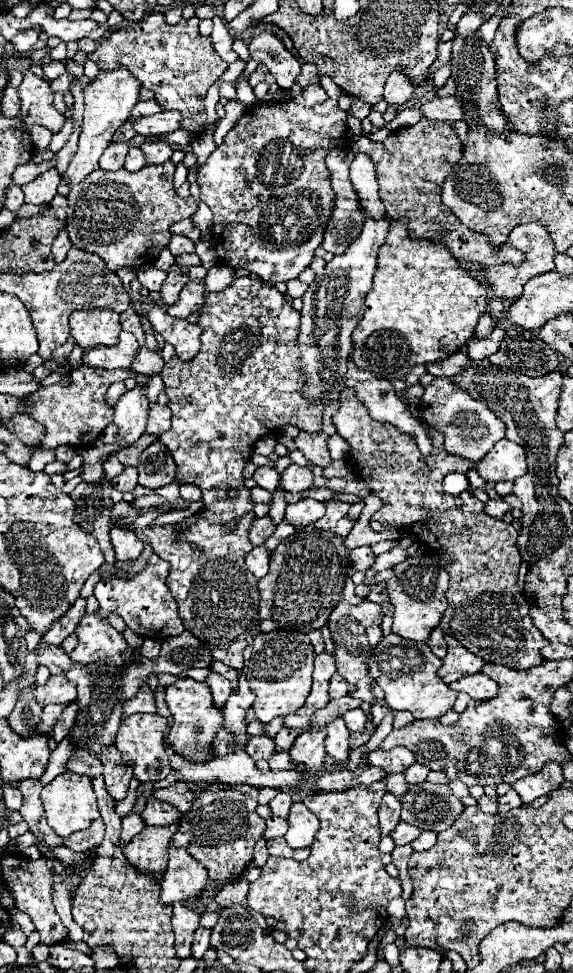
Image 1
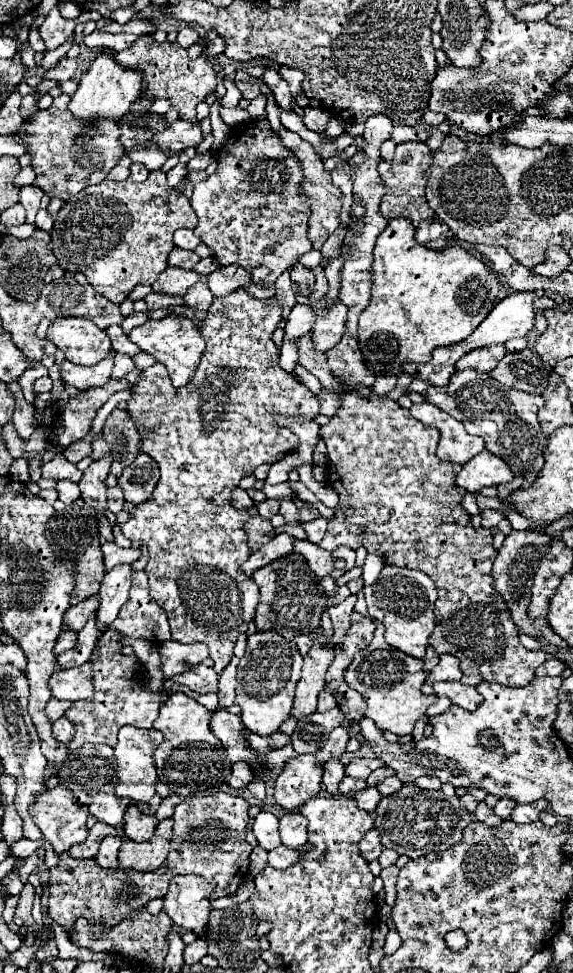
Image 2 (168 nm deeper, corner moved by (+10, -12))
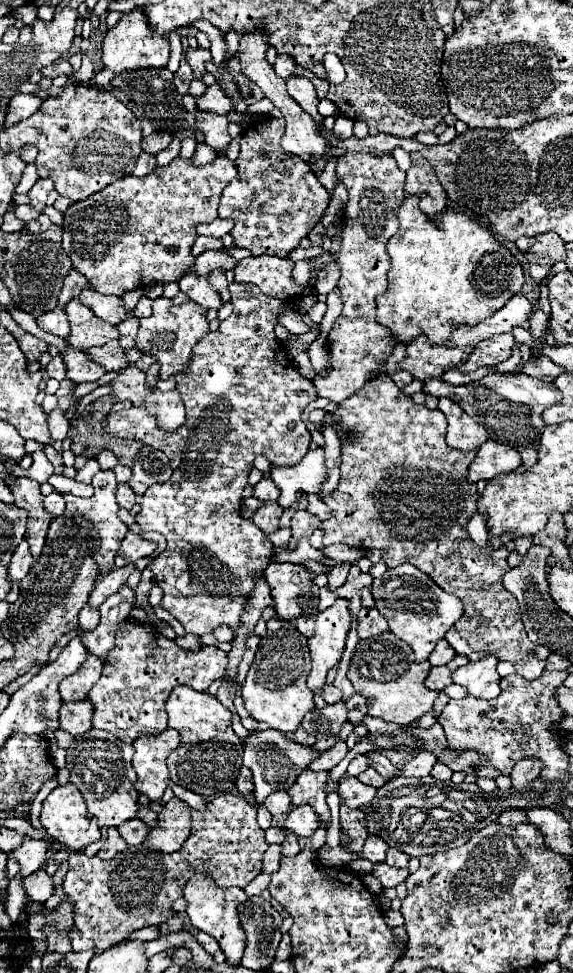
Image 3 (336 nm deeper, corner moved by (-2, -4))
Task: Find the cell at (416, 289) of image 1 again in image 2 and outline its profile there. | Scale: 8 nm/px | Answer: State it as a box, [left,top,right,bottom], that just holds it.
[359,218,501,376]

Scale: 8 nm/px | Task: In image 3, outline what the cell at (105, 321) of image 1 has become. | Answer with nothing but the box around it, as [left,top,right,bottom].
[65,298,119,350]

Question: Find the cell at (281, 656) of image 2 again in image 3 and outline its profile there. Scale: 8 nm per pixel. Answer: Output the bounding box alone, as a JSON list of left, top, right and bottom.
[241,618,315,732]

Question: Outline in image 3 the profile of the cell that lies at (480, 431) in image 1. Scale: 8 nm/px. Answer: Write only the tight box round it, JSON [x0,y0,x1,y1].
[439,398,487,450]

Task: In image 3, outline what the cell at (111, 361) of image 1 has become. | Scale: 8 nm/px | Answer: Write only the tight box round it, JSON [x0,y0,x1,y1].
[63,344,105,384]

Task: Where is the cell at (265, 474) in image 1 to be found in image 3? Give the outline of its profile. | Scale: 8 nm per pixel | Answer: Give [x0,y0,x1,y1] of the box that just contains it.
[253,478,279,502]

